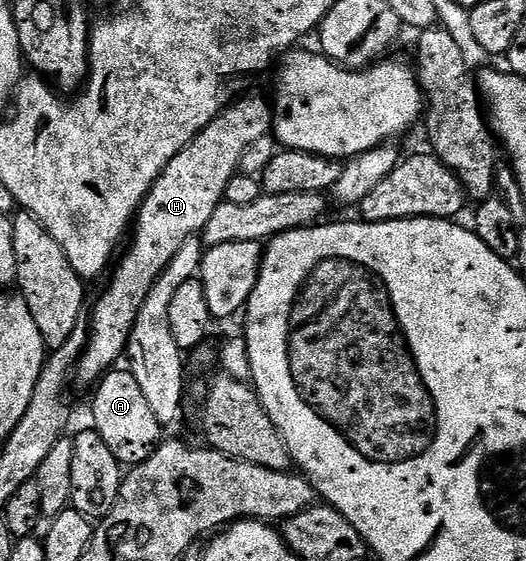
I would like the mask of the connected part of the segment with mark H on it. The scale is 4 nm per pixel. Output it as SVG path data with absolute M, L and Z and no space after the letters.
M246 96L231 100L224 112L216 115L216 119L212 119L212 123L208 123L208 127L204 127L204 131L192 139L192 143L183 147L176 159L172 159L172 163L160 171L156 183L143 199L132 225L130 246L122 262L113 266L114 274L112 269L110 282L99 295L90 321L88 317L86 349L73 375L73 380L80 388L89 390L97 386L121 362L118 360L127 352L136 315L140 315L140 307L144 307L148 291L152 291L156 279L160 279L164 267L172 263L180 247L184 247L190 237L201 234L208 219L212 219L216 212L216 207L226 200L228 182L240 172L238 164L240 159L244 159L244 151L248 151L248 146L256 143L256 139L271 132L271 102L267 98L265 101L262 97Z

